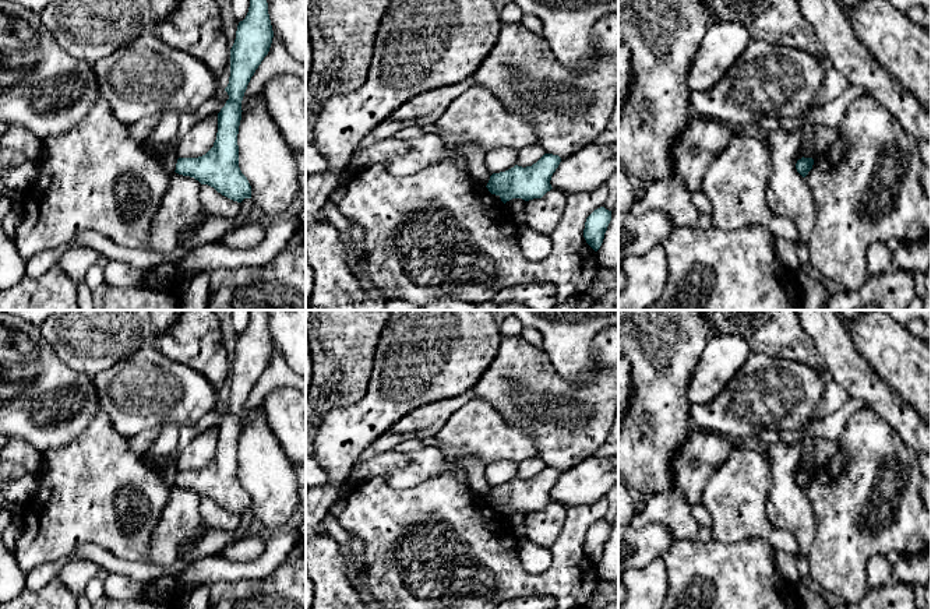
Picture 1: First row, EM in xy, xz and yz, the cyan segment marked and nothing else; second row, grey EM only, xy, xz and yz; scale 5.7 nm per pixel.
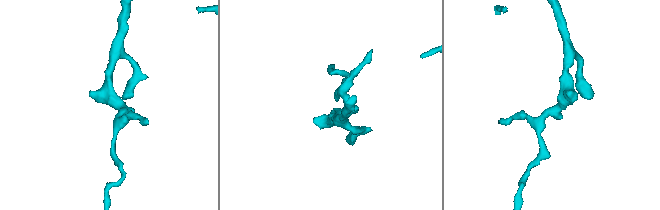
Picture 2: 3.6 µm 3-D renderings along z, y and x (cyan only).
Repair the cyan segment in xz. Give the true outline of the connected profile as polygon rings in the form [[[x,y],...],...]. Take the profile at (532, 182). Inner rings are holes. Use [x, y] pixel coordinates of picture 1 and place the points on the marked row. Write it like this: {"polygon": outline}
{"polygon": [[[544,154],[532,166],[518,166],[493,173],[487,183],[491,194],[496,194],[505,204],[512,198],[522,198],[525,201],[542,198],[553,187],[550,184],[551,176],[561,162],[558,155]]]}

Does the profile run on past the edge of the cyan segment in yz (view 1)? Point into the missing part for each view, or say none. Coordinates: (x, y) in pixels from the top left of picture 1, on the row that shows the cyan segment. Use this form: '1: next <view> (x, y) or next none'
1: next none

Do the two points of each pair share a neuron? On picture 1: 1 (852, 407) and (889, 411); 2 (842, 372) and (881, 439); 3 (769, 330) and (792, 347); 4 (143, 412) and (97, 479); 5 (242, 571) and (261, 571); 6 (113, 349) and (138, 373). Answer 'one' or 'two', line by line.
1: two
2: two
3: one
4: two
5: one
6: two

